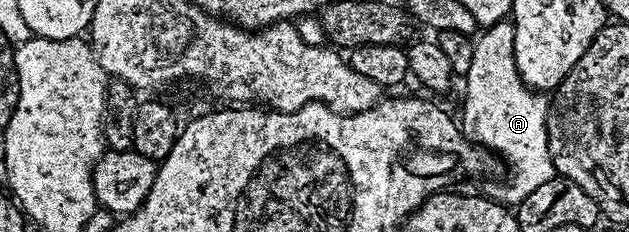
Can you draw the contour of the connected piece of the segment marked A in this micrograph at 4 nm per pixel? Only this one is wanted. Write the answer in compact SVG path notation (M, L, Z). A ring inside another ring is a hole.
M501 21L499 23L493 23L485 26L483 30L479 32L478 38L474 43L473 61L471 62L470 71L466 76L466 82L464 84L466 84L464 87L464 123L462 119L462 130L464 134L472 140L473 144L479 145L481 148L487 149L489 152L491 152L490 150L497 151L497 153L500 154L506 162L508 162L508 167L512 170L512 187L494 188L493 191L490 191L491 198L495 199L496 202L505 205L518 205L523 201L523 199L530 197L530 193L534 189L538 189L538 185L542 185L546 181L550 181L554 178L556 175L556 166L552 164L552 158L548 152L548 108L550 103L543 94L531 90L520 80L520 74L518 73L516 62L514 61L514 29L512 28L511 22Z

